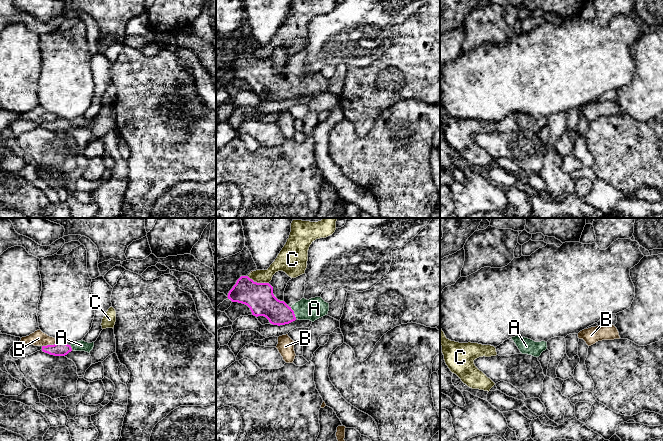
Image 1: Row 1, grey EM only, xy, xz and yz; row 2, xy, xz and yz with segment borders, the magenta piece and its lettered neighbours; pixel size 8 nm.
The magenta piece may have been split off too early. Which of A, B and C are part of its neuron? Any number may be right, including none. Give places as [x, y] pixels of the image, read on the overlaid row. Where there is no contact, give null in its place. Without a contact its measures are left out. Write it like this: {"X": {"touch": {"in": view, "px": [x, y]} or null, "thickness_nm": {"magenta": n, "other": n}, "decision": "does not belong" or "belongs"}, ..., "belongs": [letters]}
{"A": {"touch": {"in": "xz", "px": [293, 313]}, "thickness_nm": {"magenta": 200, "other": 170}, "decision": "belongs"}, "B": {"touch": {"in": "xy", "px": [49, 345]}, "thickness_nm": {"magenta": 110, "other": 120}, "decision": "does not belong"}, "C": {"touch": {"in": "xz", "px": [258, 283]}, "thickness_nm": {"magenta": 240, "other": 130}, "decision": "does not belong"}, "belongs": ["A"]}

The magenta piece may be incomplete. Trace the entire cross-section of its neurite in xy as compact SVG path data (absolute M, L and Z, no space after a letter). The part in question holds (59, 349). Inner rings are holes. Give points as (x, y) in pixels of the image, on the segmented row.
M81 340L81 341L72 343L71 345L57 342L54 345L42 346L42 351L50 355L54 355L54 356L65 356L72 350L73 351L85 351L85 352L90 353L93 347L94 347L94 342L88 343L88 342Z

